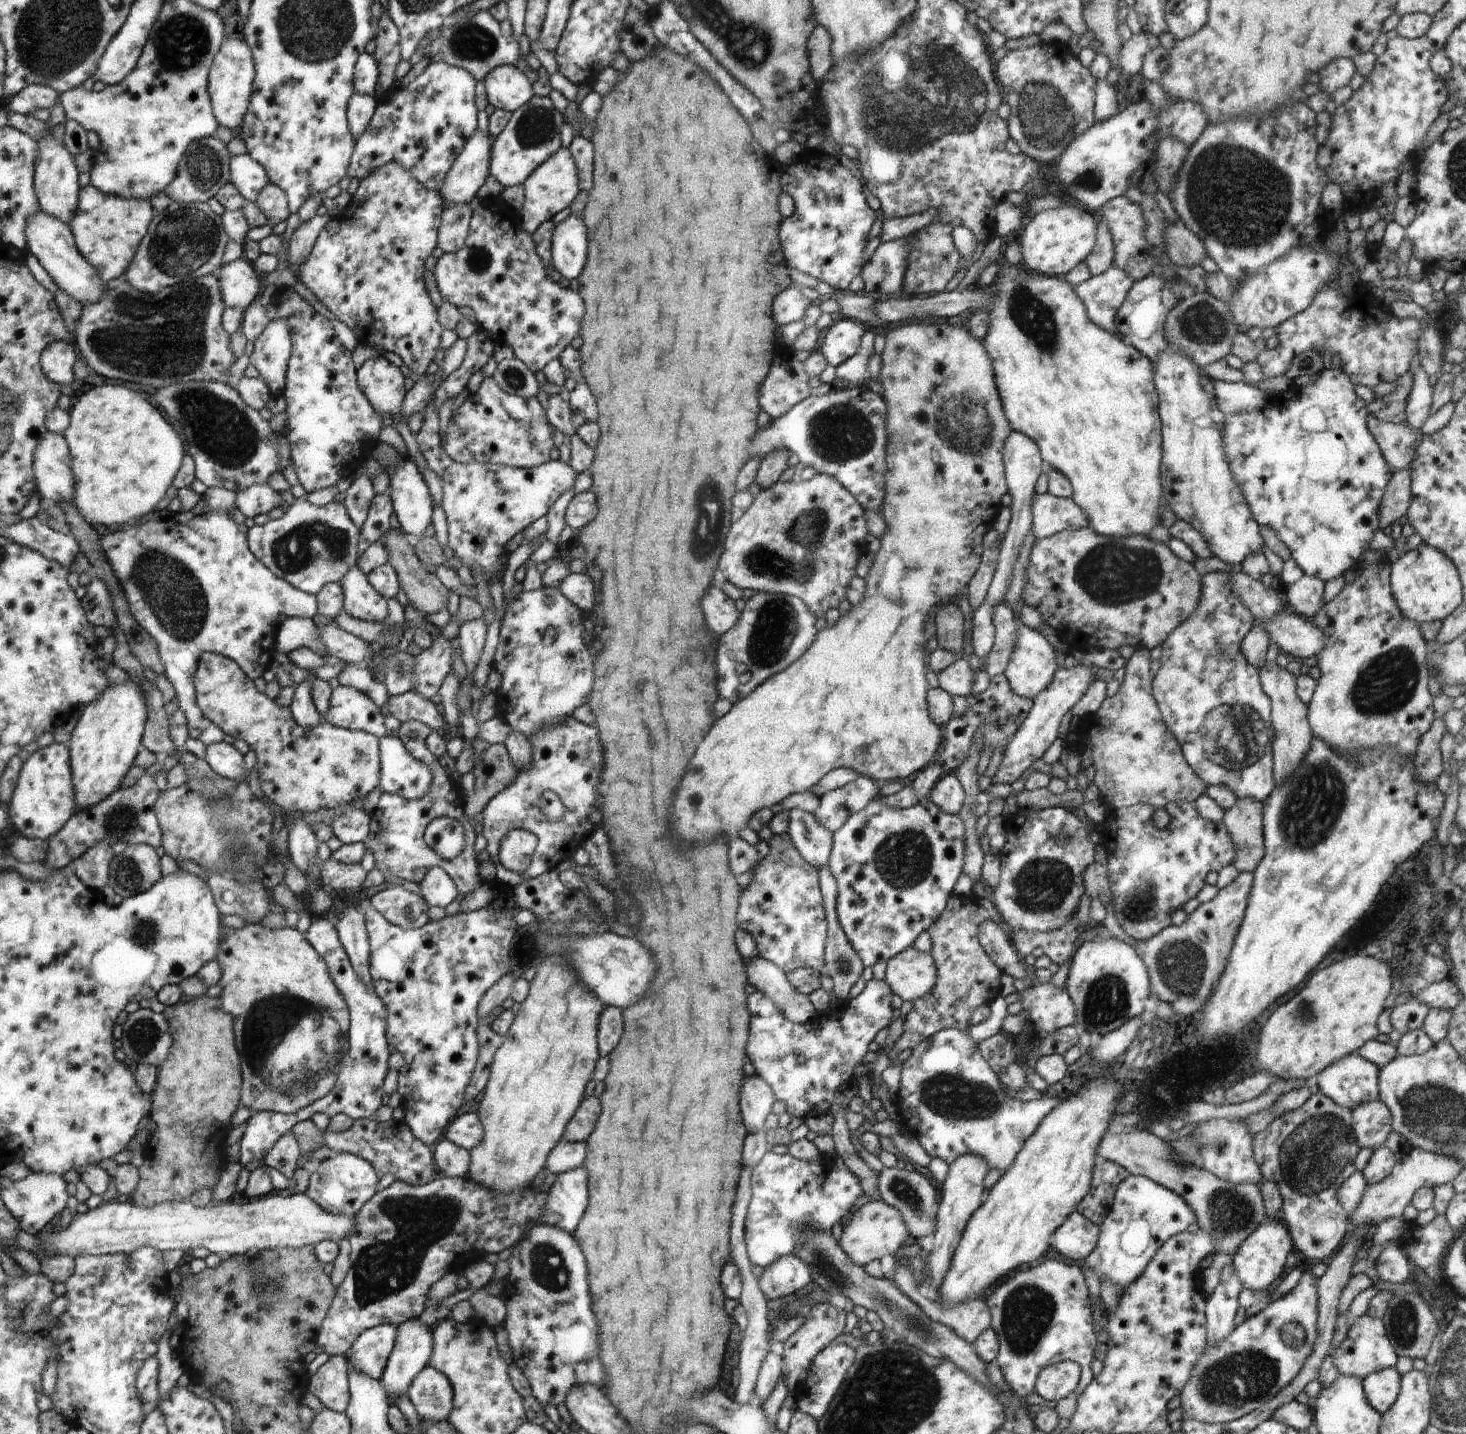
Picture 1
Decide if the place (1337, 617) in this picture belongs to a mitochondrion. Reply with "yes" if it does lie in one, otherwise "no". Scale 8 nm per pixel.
no

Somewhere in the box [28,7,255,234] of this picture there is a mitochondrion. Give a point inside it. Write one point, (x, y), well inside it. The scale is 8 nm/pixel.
(182, 42)

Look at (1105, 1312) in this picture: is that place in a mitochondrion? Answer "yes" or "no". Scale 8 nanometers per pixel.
no

